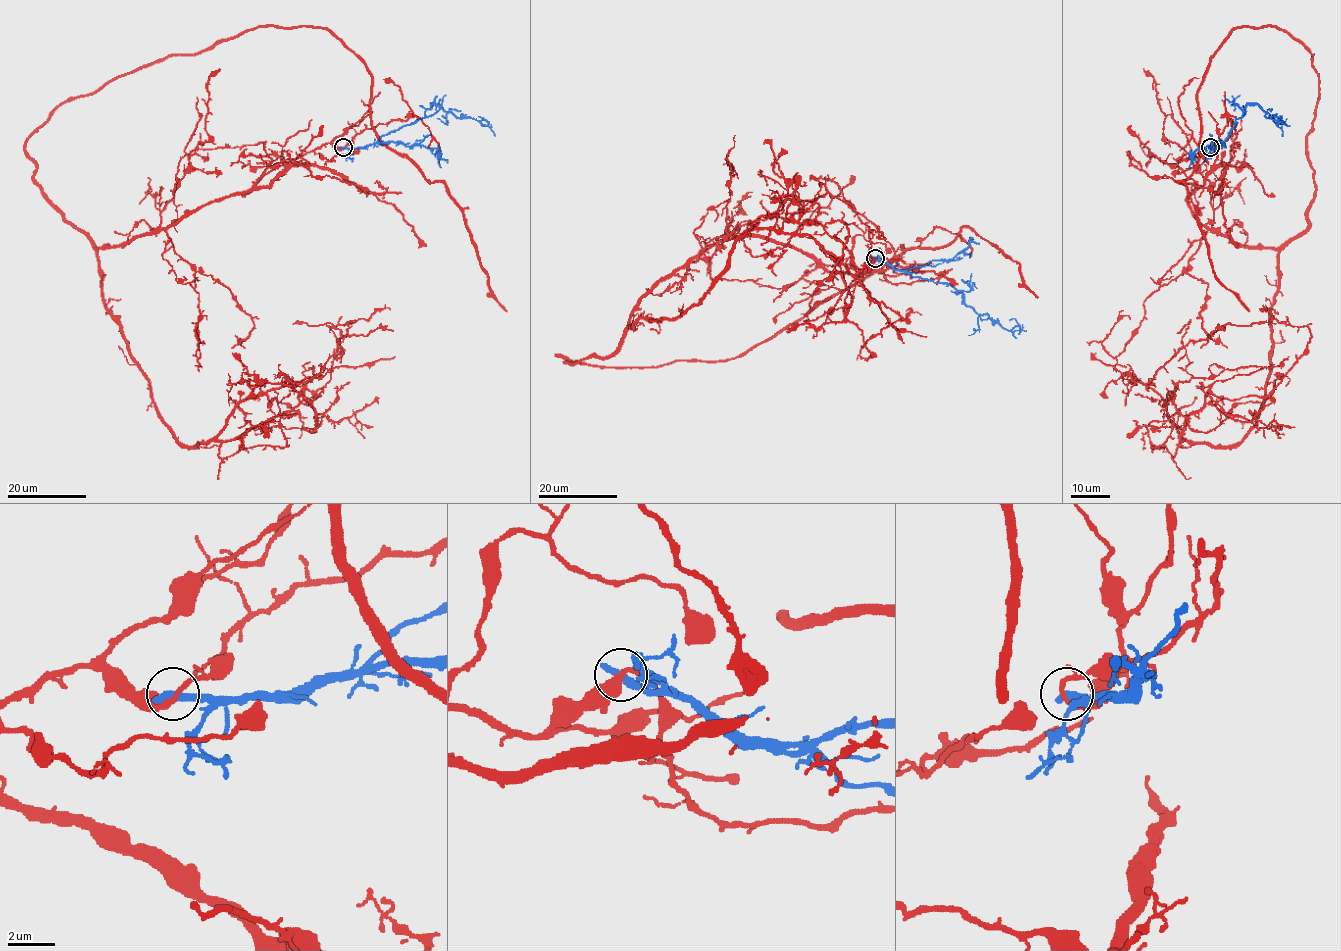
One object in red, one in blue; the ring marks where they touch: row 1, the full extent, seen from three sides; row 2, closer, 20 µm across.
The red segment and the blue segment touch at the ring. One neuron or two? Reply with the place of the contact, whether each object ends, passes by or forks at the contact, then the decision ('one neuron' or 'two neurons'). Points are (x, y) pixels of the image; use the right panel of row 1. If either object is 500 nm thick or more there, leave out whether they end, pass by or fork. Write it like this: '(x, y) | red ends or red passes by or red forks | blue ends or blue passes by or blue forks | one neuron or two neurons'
(1210, 147) | red passes by | blue ends | two neurons

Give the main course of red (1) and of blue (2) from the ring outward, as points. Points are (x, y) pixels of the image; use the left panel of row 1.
1: (344, 148), (97, 248), (25, 142), (168, 56), (325, 27), (371, 77), (375, 135), (445, 185), (506, 311)
2: (344, 148), (370, 146), (382, 136), (415, 122), (434, 103), (456, 117), (470, 117), (487, 125), (495, 136)

